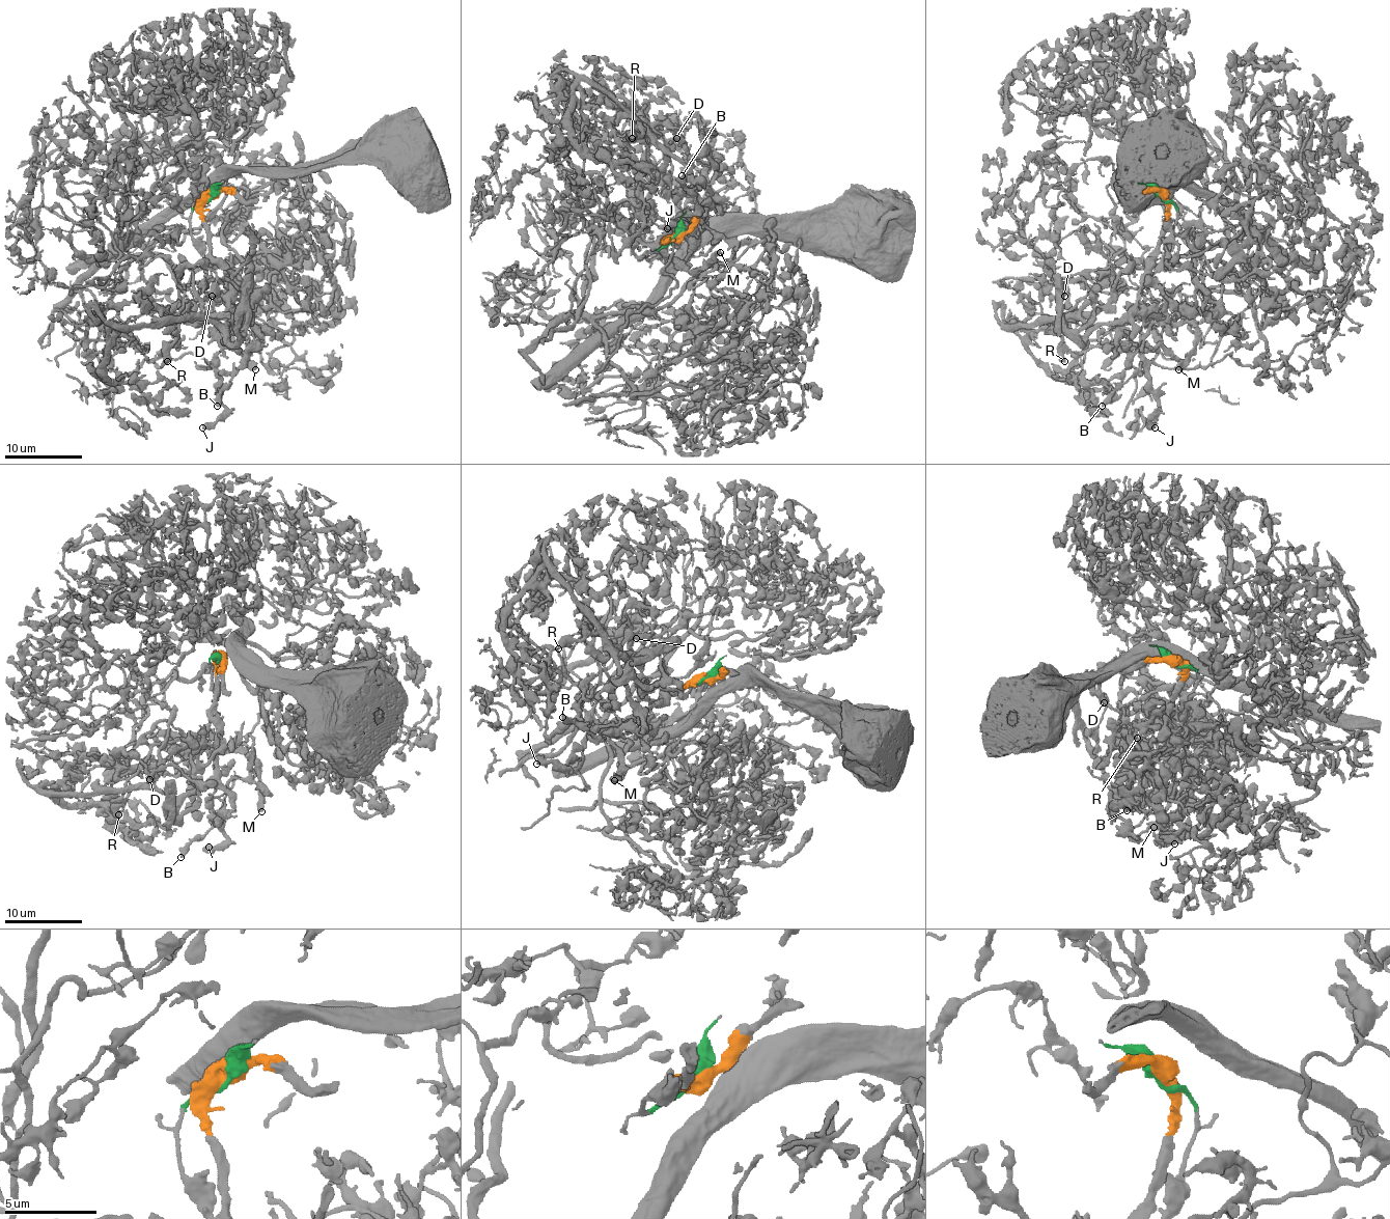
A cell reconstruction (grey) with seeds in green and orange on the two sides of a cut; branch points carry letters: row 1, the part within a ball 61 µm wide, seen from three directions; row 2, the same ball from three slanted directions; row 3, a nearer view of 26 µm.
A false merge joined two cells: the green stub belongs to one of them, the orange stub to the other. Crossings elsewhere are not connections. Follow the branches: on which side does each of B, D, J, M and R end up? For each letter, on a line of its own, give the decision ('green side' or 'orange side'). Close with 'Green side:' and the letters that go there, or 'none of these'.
B: green side
D: green side
J: green side
M: orange side
R: green side
Green side: B, D, J, R

